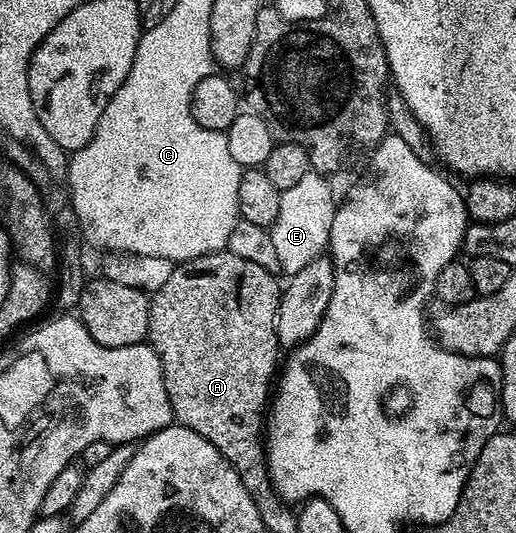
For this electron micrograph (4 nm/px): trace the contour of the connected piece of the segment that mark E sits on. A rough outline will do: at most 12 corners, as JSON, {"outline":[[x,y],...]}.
{"outline":[[312,170],[281,192],[268,230],[291,276],[329,245],[338,202]]}

